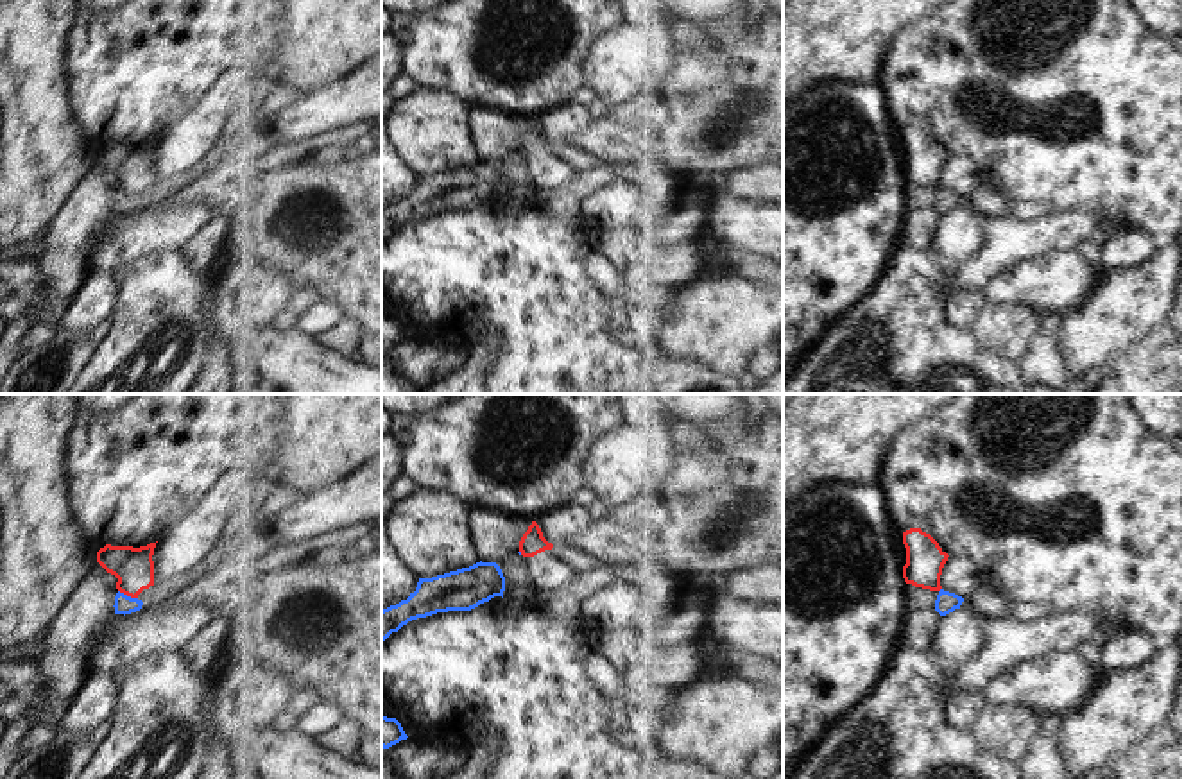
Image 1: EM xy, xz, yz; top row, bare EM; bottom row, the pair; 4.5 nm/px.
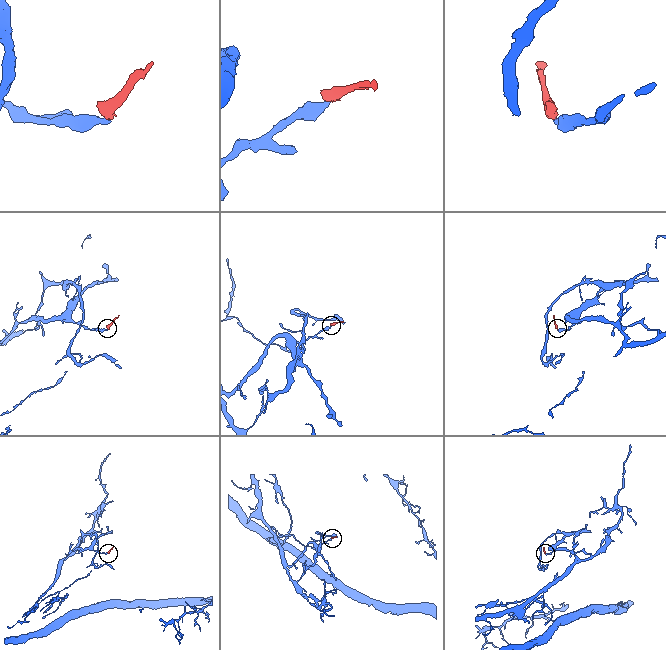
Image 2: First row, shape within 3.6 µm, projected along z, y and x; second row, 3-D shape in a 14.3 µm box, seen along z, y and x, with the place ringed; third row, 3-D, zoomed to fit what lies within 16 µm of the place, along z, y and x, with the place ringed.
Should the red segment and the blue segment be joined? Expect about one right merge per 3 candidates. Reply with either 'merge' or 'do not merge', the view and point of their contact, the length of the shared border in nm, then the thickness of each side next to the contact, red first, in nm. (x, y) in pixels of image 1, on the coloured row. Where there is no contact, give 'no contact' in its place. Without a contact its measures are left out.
do not merge; contact xy (128, 595); length 100 nm; calibres 180 and 90 nm

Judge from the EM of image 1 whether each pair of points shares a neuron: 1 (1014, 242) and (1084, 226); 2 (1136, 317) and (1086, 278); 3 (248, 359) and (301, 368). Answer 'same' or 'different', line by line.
1: same
2: different
3: same

